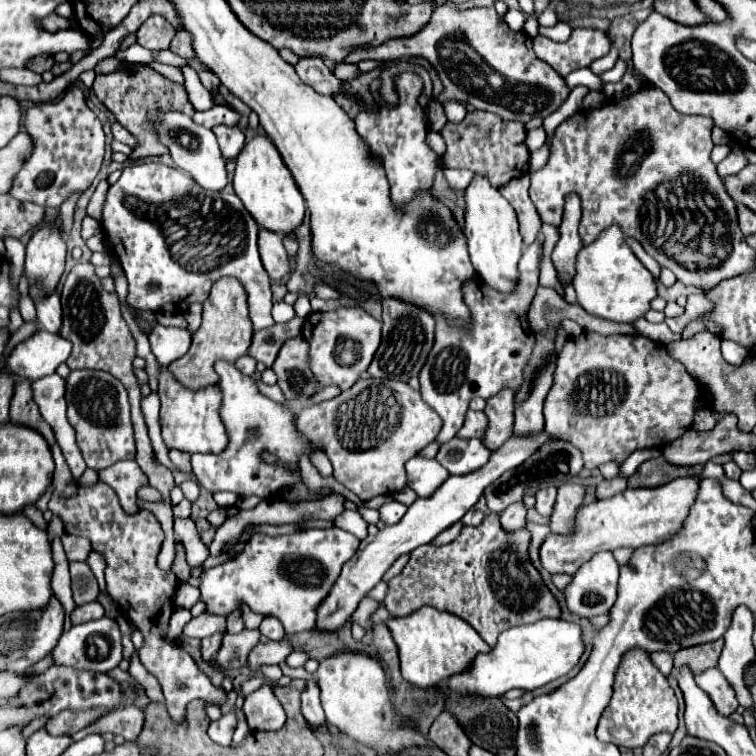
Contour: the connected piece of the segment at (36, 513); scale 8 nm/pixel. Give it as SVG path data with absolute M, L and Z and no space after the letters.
M26 505L26 507L24 507L24 515L26 515L30 521L38 523L42 529L47 529L47 524L44 523L44 517L42 517L42 511L40 511L36 505Z

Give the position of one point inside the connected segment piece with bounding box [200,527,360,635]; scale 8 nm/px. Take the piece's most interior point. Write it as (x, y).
(286, 577)

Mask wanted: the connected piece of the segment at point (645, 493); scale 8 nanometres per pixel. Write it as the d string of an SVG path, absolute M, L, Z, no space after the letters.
M692 477L674 479L662 487L654 489L626 489L624 493L598 499L588 505L582 505L576 513L576 531L572 535L552 535L548 533L540 545L540 561L542 567L556 575L566 573L574 575L586 561L590 561L600 551L614 551L618 547L638 549L648 543L662 543L672 537L688 515L690 505L696 499L698 481Z

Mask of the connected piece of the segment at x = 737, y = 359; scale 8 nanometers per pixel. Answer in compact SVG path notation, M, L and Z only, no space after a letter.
M722 340L721 351L722 355L724 355L724 359L726 359L730 365L738 367L738 365L744 363L744 355L746 355L746 353L744 353L744 347L736 345L733 341Z

